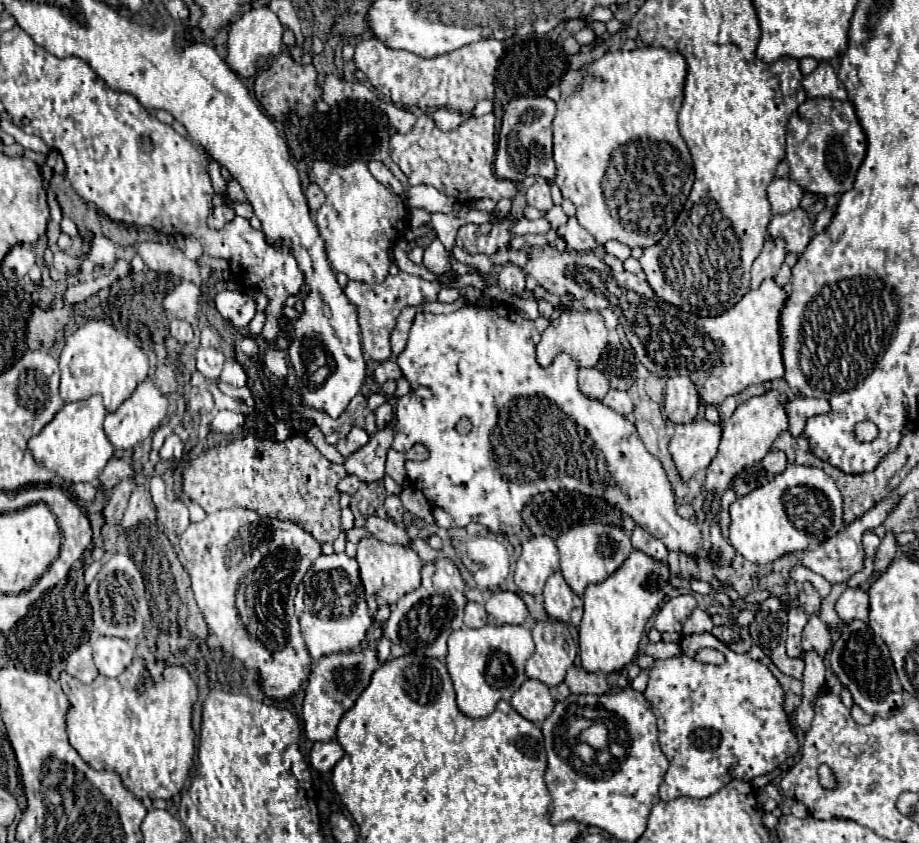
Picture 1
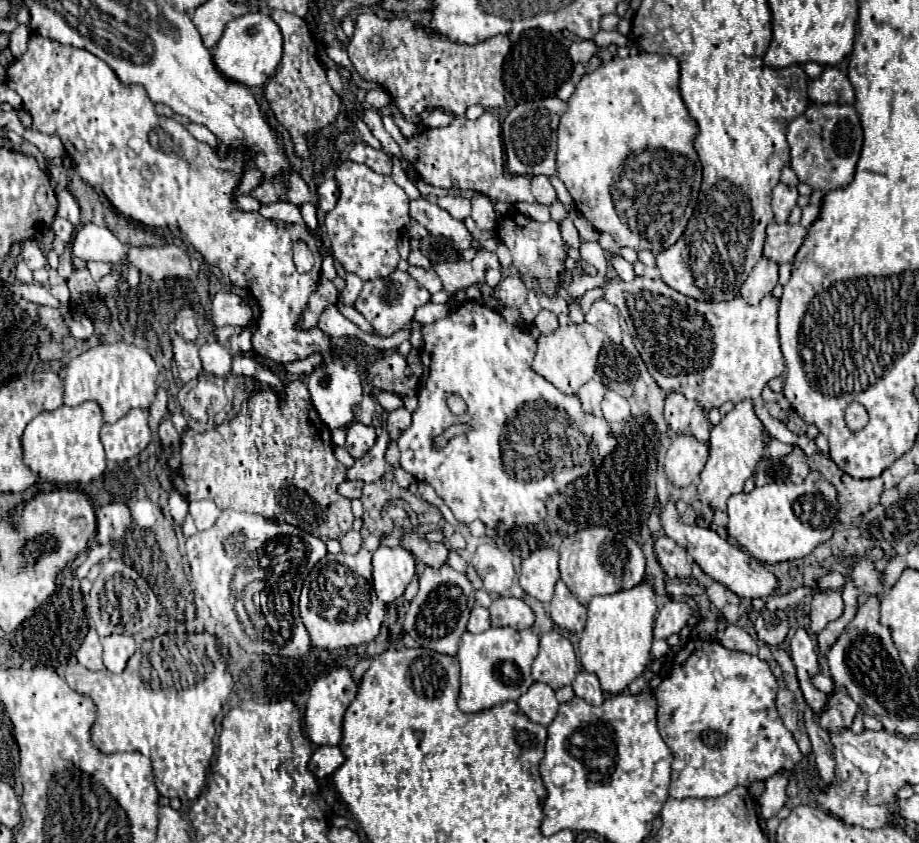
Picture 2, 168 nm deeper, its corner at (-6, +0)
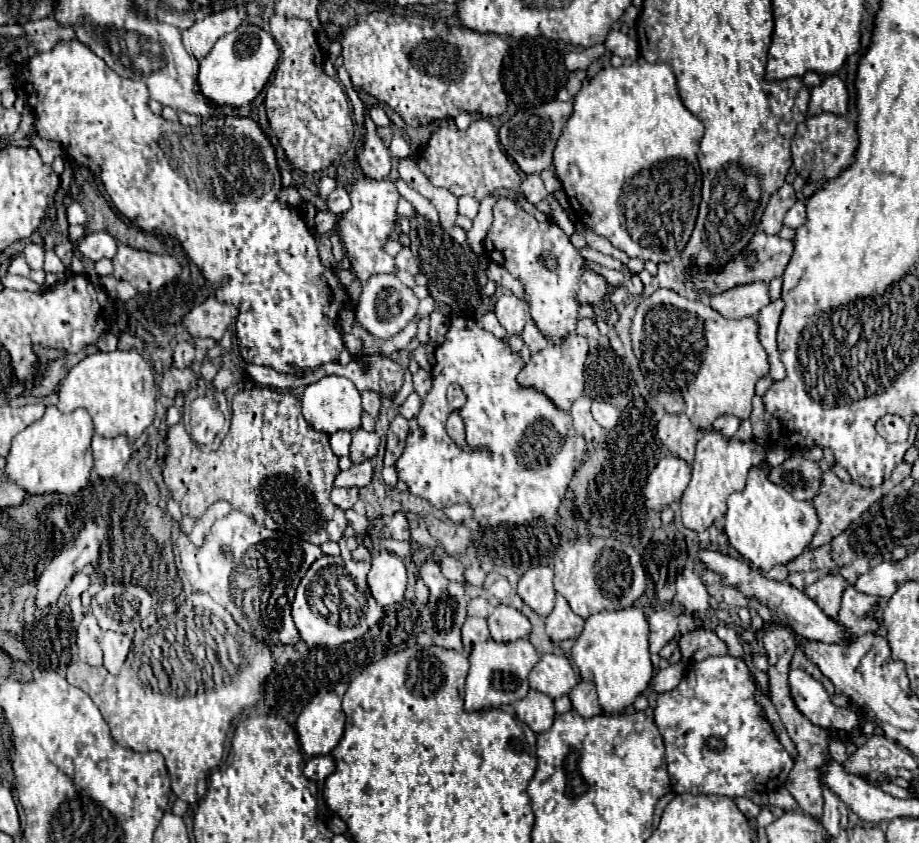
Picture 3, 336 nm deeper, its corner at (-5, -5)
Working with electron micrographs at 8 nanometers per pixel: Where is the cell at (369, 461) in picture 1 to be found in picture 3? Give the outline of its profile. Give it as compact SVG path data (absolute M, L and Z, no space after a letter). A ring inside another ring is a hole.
M366 460L362 464L352 466L346 472L340 472L336 476L334 486L336 488L362 488L362 486L370 484L372 474L374 474L374 464L372 464L372 460Z

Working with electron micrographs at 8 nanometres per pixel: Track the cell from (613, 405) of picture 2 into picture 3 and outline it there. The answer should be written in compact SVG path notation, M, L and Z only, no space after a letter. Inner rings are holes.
M600 400L600 402L594 402L594 404L592 404L592 416L594 416L594 420L596 420L602 428L612 430L612 428L618 424L620 410L618 410L616 406L612 406L610 402Z

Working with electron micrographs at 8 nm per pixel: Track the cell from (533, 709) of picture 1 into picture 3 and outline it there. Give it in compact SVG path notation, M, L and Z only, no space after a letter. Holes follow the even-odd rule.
M530 690L526 698L514 704L514 710L522 722L526 722L536 734L548 730L554 722L554 702L538 690Z

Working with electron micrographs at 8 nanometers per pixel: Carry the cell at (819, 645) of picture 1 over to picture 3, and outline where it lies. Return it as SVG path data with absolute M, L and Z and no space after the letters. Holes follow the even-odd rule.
M828 574L818 578L812 586L808 586L804 594L812 598L828 618L836 620L844 588L846 588L846 580L840 574Z

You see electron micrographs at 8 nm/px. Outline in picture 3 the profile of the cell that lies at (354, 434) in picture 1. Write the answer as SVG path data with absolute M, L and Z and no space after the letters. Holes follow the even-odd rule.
M362 428L352 432L352 446L350 446L350 460L360 464L372 456L376 456L380 444L380 436L376 432L366 432Z

